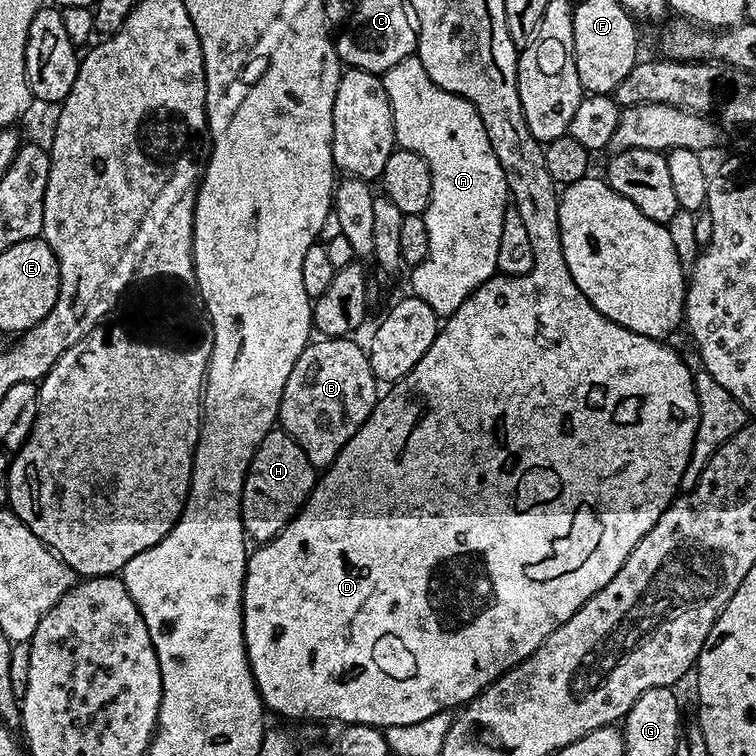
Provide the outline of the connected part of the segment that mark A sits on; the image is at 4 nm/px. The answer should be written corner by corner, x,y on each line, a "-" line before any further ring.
413,54
398,66
383,73
384,89
390,98
396,143
403,151
418,154
426,162
432,179
430,202
423,212
426,234
430,234
430,250
422,263
412,272
411,295
422,298
430,310
441,318
447,318
478,290
490,277
498,272
498,246
501,245
503,216
510,209
506,174
490,146
486,126
478,110
466,98
439,88
420,65
420,57

